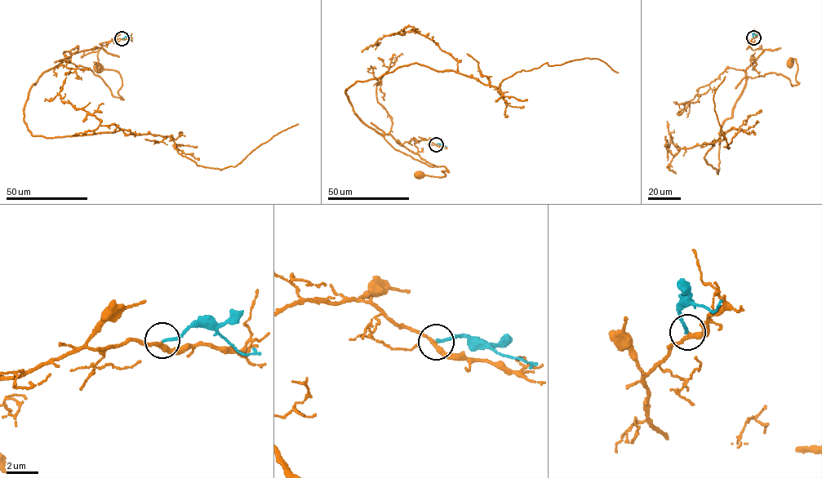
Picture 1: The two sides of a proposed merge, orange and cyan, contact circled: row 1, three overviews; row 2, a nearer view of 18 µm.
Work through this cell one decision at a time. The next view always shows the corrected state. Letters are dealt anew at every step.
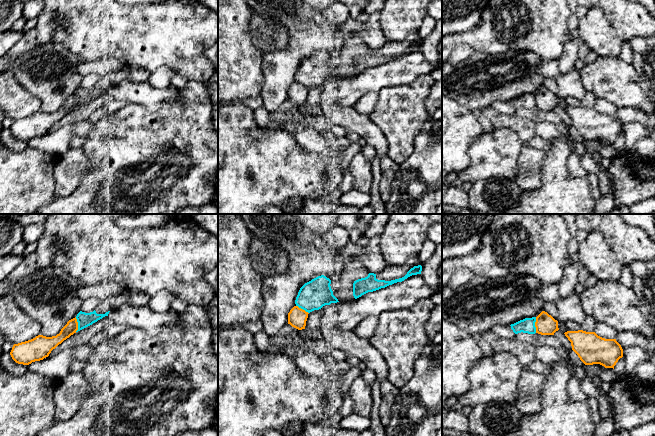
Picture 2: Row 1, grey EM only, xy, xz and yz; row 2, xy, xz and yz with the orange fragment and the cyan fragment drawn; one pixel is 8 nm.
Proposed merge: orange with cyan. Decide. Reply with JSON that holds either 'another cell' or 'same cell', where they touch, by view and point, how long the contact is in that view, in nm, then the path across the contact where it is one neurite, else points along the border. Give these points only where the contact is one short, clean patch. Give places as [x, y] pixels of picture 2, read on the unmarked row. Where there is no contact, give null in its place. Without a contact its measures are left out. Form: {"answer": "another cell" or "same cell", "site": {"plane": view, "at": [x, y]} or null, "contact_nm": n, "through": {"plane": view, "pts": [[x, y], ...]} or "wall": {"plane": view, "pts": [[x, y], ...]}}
{"answer": "another cell", "site": {"plane": "yz", "at": [535, 101]}, "contact_nm": 130, "wall": {"plane": "yz", "pts": [[536, 93], [535, 108]]}}

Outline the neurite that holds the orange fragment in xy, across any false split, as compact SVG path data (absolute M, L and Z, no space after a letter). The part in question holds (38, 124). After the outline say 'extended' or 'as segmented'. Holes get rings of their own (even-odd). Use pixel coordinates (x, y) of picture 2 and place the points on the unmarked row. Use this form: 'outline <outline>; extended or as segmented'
outline M75 93L69 96L56 112L46 113L38 111L31 116L14 120L10 131L16 139L23 141L43 136L49 132L53 125L76 109L77 106L78 98Z; as segmented

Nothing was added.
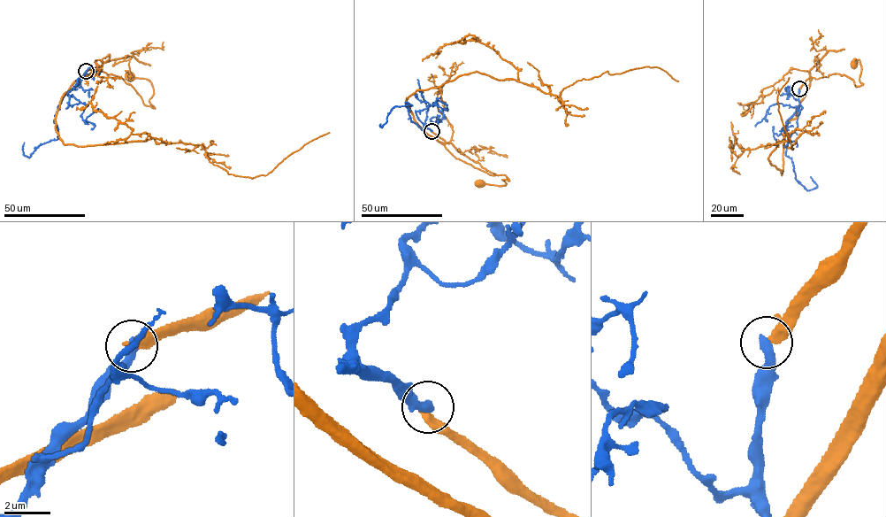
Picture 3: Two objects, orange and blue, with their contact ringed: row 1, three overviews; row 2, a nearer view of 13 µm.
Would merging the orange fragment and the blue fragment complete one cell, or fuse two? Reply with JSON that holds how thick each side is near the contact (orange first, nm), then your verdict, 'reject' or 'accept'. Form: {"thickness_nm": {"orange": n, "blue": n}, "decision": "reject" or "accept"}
{"thickness_nm": {"orange": 360, "blue": 400}, "decision": "reject"}

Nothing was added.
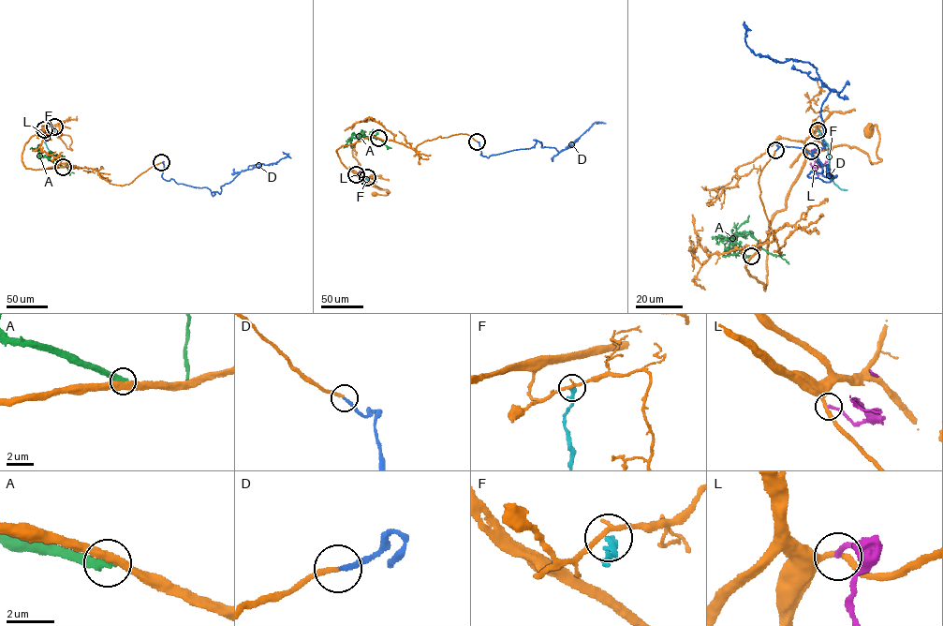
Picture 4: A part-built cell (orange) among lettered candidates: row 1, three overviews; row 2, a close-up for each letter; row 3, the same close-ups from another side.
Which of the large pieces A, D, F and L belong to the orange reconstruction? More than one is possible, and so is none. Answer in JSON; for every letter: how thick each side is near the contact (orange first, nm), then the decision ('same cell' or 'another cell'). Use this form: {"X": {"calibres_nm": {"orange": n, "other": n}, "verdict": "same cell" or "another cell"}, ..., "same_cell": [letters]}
{"A": {"calibres_nm": {"orange": 420, "other": 360}, "verdict": "another cell"}, "D": {"calibres_nm": {"orange": 190, "other": 190}, "verdict": "same cell"}, "F": {"calibres_nm": {"orange": 200, "other": 280}, "verdict": "another cell"}, "L": {"calibres_nm": {"orange": 260, "other": 190}, "verdict": "another cell"}, "same_cell": ["D"]}

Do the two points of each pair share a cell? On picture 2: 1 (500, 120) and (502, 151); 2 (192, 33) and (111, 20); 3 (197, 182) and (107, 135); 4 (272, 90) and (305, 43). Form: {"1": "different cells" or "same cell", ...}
{"1": "different cells", "2": "same cell", "3": "same cell", "4": "same cell"}

